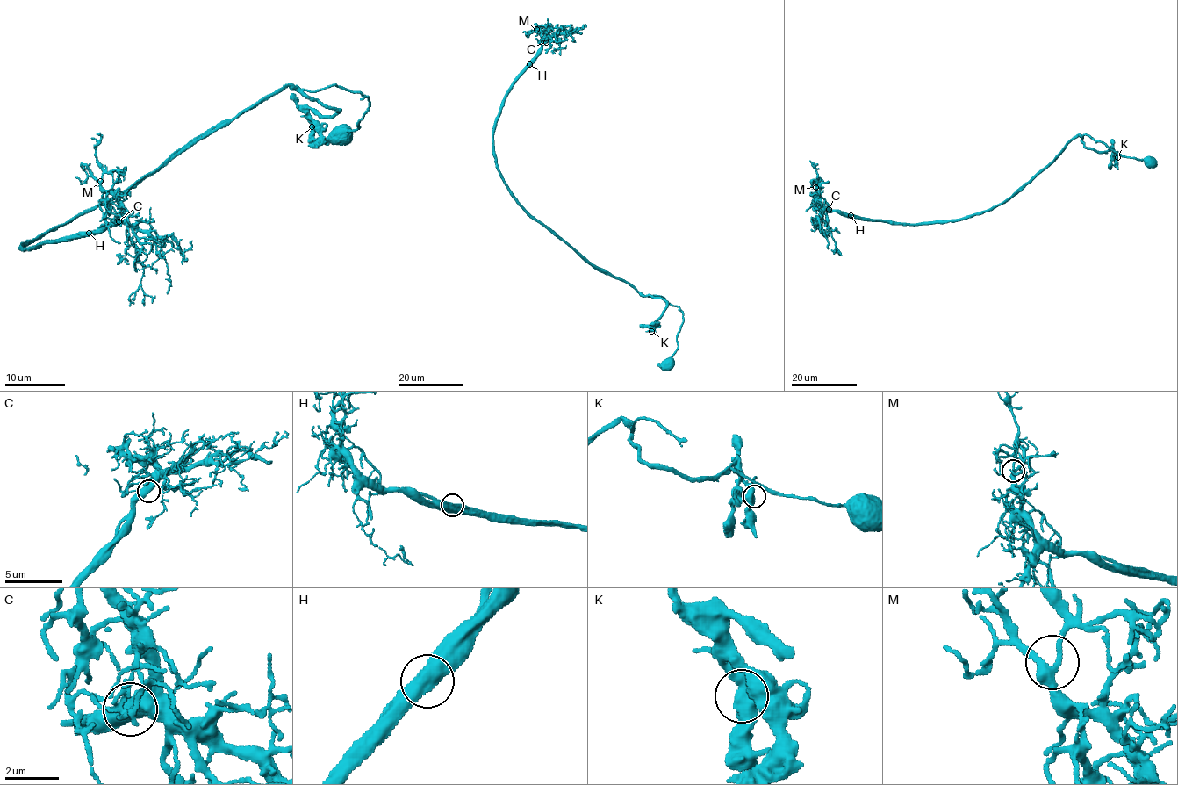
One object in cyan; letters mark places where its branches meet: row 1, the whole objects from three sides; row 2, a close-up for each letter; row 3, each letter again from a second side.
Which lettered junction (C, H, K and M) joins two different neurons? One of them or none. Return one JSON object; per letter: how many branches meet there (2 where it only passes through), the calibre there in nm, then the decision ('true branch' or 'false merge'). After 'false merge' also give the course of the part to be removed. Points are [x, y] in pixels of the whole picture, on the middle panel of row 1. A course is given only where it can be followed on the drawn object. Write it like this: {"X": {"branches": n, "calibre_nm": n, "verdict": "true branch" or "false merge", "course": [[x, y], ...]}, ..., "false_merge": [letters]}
{"C": {"branches": 3, "calibre_nm": 500, "verdict": "true branch"}, "H": {"branches": 2, "calibre_nm": 600, "verdict": "true branch"}, "K": {"branches": 2, "calibre_nm": 600, "verdict": "true branch"}, "M": {"branches": 3, "calibre_nm": 300, "verdict": "true branch"}, "false_merge": []}

